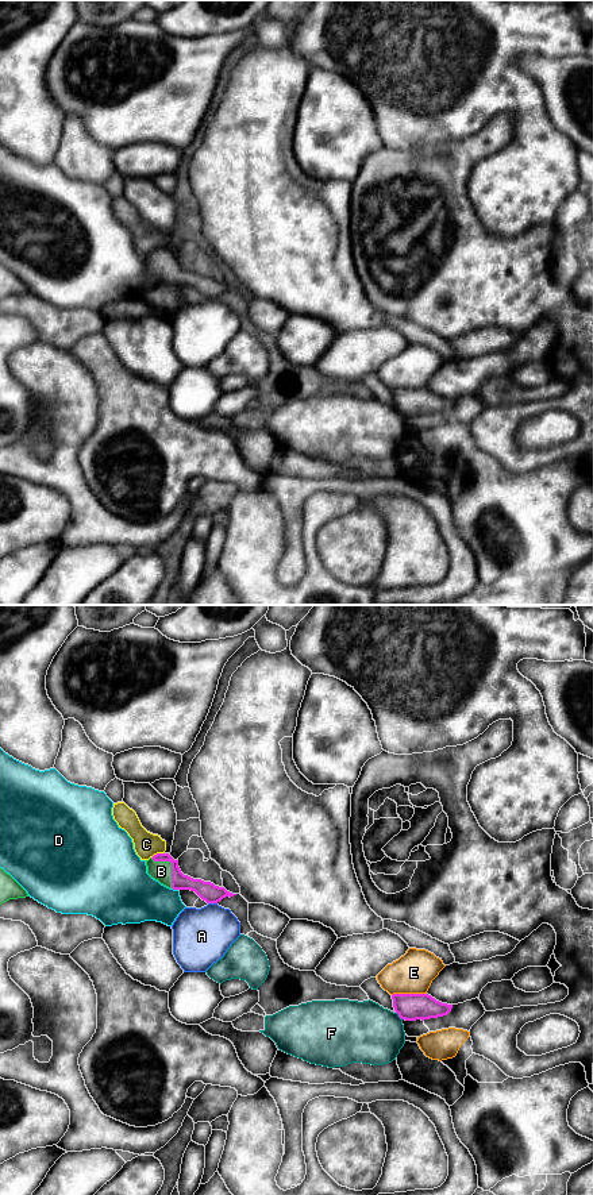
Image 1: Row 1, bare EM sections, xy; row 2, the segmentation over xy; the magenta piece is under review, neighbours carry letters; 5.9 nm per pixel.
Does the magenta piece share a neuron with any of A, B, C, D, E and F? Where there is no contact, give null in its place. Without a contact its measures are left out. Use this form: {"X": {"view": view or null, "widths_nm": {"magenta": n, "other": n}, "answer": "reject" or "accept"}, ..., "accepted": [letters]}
{"A": {"view": "xy", "widths_nm": {"magenta": 120, "other": 340}, "answer": "reject"}, "B": {"view": "xy", "widths_nm": {"magenta": 110, "other": 120}, "answer": "accept"}, "C": {"view": "xy", "widths_nm": {"magenta": 100, "other": 150}, "answer": "reject"}, "D": {"view": "xy", "widths_nm": {"magenta": 120, "other": 320}, "answer": "reject"}, "E": {"view": "xy", "widths_nm": {"magenta": 160, "other": 240}, "answer": "reject"}, "F": {"view": "xy", "widths_nm": {"magenta": 160, "other": 360}, "answer": "reject"}, "accepted": ["B"]}

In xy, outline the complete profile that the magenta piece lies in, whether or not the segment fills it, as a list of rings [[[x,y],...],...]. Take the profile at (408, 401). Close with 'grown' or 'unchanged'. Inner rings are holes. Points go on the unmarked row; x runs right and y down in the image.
[[[393,389],[393,402],[401,415],[416,416],[447,410],[453,400],[442,398],[428,389]]]; unchanged

